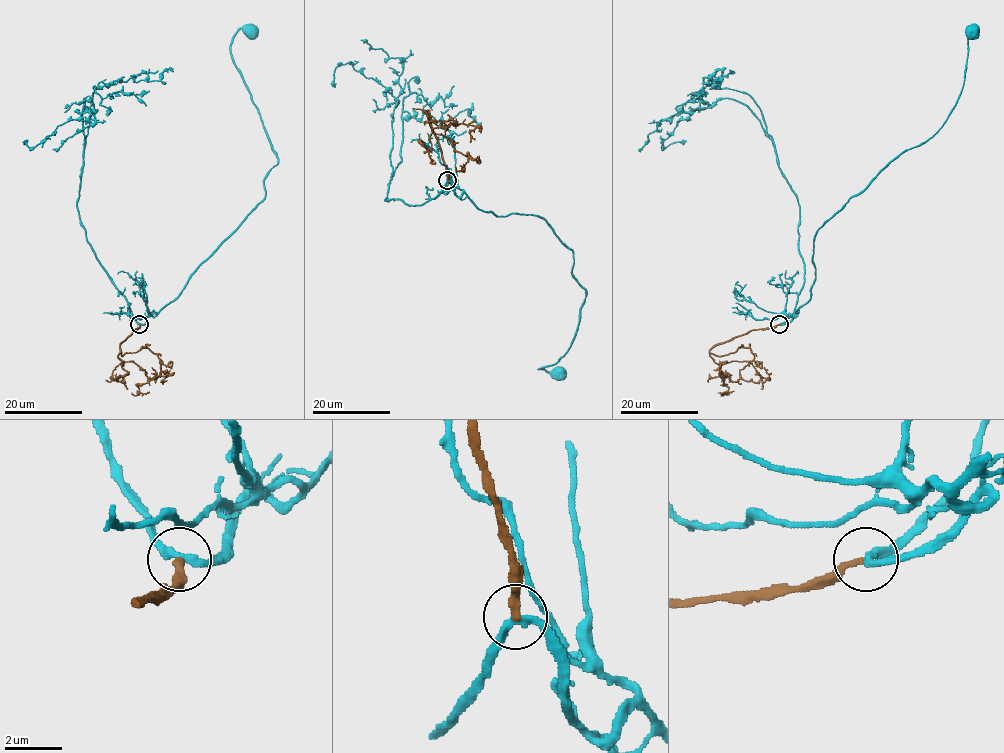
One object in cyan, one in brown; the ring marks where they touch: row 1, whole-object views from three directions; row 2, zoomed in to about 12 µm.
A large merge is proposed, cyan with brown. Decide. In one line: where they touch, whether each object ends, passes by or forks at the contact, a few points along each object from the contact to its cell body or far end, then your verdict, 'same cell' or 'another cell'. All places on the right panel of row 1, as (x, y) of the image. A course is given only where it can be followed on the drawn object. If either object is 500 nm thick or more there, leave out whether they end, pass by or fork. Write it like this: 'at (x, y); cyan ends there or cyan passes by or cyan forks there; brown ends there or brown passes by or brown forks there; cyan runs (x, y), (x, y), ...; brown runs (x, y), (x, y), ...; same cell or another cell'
at (779, 324); cyan passes by; brown ends there; cyan runs (780, 323), (790, 320), (810, 299), (816, 231), (893, 160), (942, 126), (961, 91), (968, 32), (973, 31); brown runs (780, 324), (749, 331), (710, 350), (716, 355), (749, 347), (754, 356), (752, 366), (767, 378), (764, 367); another cell

